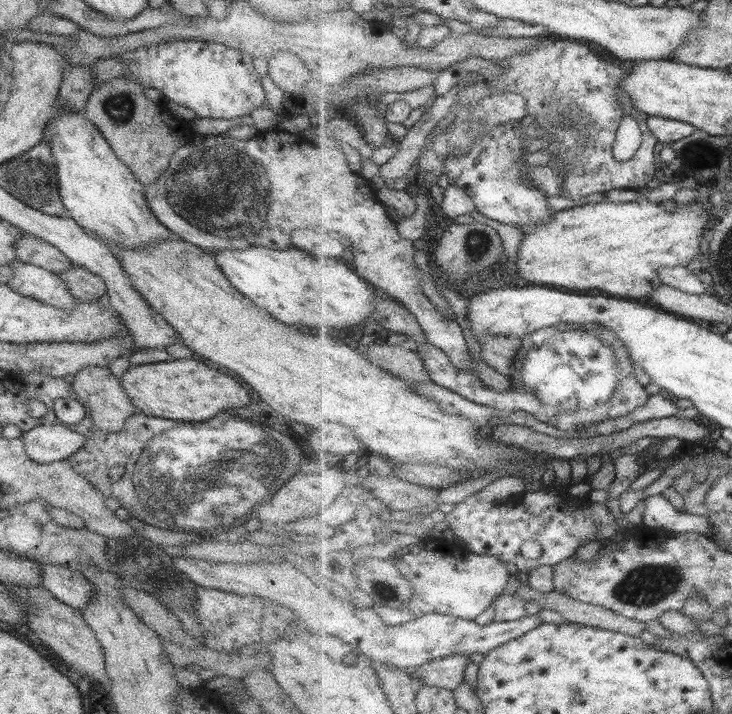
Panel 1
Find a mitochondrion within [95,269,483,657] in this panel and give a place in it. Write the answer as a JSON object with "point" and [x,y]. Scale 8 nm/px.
{"point":[179,478]}

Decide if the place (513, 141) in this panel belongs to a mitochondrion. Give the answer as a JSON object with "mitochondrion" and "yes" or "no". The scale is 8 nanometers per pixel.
{"mitochondrion":"yes"}

